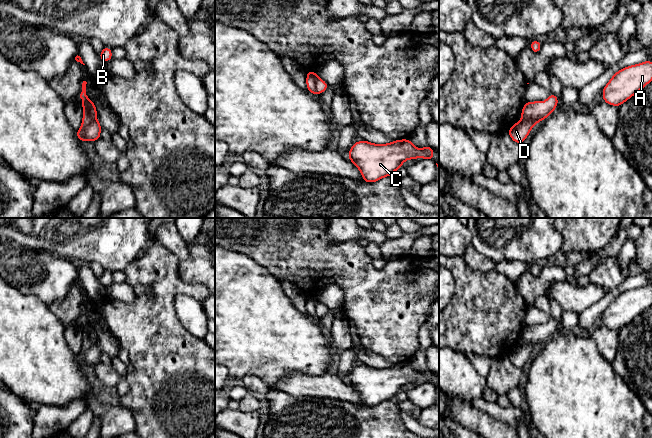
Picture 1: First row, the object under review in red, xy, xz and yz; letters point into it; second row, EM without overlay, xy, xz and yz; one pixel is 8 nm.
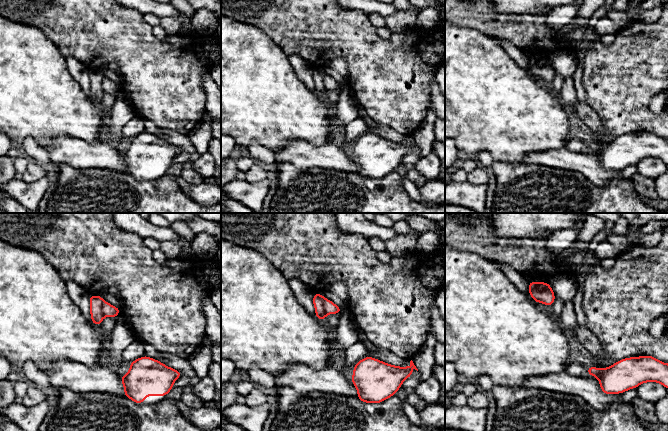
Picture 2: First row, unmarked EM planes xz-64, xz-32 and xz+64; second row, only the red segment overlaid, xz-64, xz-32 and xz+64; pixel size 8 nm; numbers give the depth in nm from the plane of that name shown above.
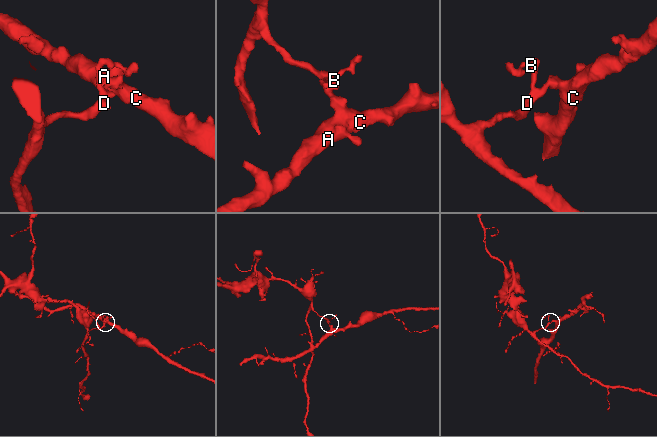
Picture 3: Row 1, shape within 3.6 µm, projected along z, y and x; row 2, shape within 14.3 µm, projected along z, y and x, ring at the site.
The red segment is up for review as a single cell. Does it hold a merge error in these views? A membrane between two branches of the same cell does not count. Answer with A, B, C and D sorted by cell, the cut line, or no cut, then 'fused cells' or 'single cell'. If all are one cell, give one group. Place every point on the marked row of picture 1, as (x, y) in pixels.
A B C / D | xz (308, 74), (314, 77), (317, 95) | fused cells

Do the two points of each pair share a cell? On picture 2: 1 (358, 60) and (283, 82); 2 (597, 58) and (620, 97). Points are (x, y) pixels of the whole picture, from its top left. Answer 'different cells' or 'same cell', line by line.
1: different cells
2: same cell

